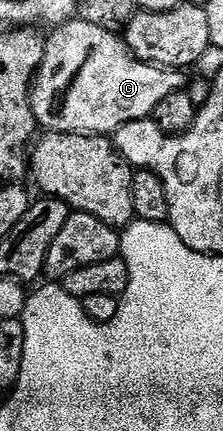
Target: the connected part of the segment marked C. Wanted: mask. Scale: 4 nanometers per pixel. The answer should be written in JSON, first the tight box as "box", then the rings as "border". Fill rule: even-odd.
{"box":[31,18,185,136],"border":[[[72,18],[66,24],[58,25],[52,36],[46,37],[47,49],[35,82],[31,85],[31,105],[35,123],[47,132],[64,132],[82,136],[107,136],[113,134],[122,124],[134,120],[146,120],[169,94],[185,88],[184,73],[174,68],[160,68],[158,64],[147,64],[138,60],[116,33],[101,26]]]}

